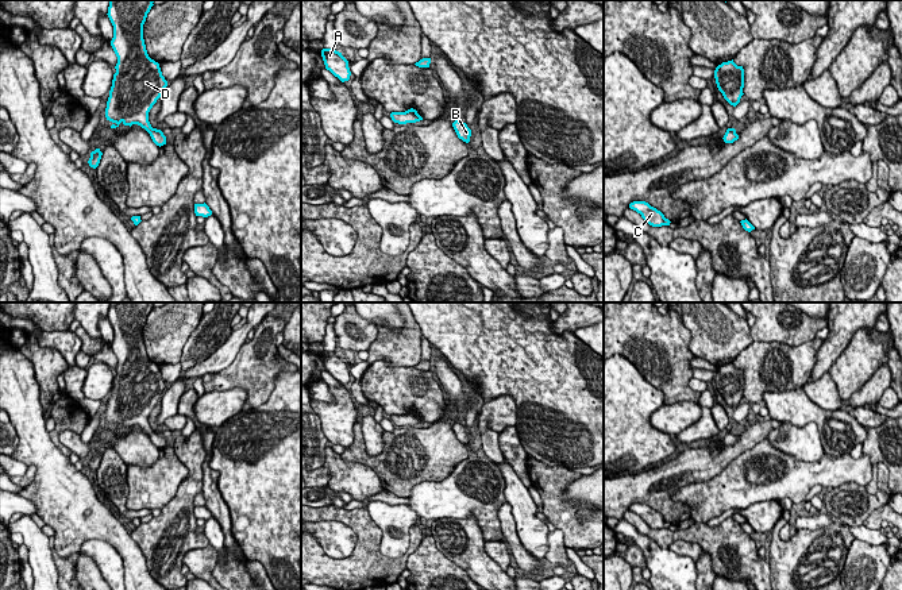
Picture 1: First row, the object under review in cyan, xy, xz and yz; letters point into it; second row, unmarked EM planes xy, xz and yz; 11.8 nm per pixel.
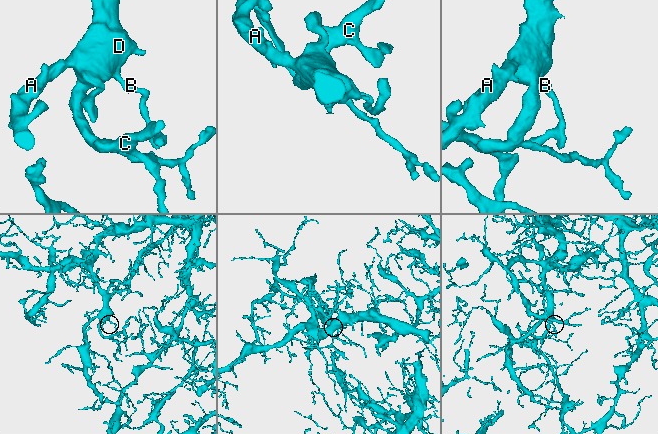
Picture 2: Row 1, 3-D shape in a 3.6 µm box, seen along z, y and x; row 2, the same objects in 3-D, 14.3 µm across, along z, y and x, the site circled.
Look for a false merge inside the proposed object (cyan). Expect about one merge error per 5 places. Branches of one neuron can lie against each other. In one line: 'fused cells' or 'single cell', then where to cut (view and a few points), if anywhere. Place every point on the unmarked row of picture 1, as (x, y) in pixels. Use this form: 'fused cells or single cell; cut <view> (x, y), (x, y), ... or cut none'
single cell; cut none

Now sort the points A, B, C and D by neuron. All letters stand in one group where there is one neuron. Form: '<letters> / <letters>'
A B C D

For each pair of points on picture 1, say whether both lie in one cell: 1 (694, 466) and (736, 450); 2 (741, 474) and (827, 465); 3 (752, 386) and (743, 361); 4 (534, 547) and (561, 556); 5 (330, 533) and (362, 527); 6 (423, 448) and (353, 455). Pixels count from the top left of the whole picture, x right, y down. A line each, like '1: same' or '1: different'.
1: same
2: same
3: same
4: different
5: different
6: same

